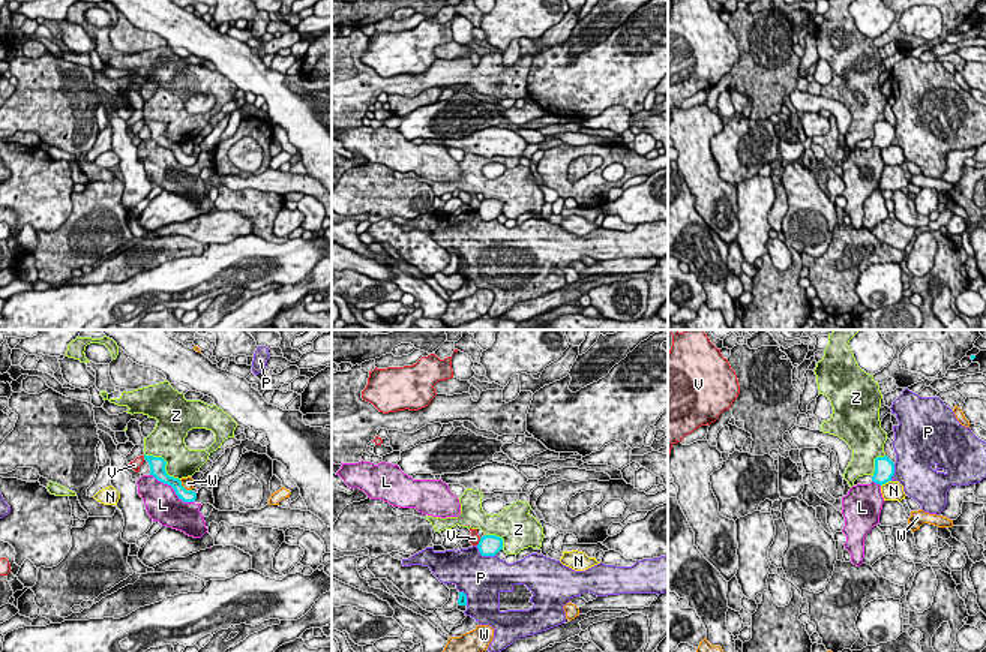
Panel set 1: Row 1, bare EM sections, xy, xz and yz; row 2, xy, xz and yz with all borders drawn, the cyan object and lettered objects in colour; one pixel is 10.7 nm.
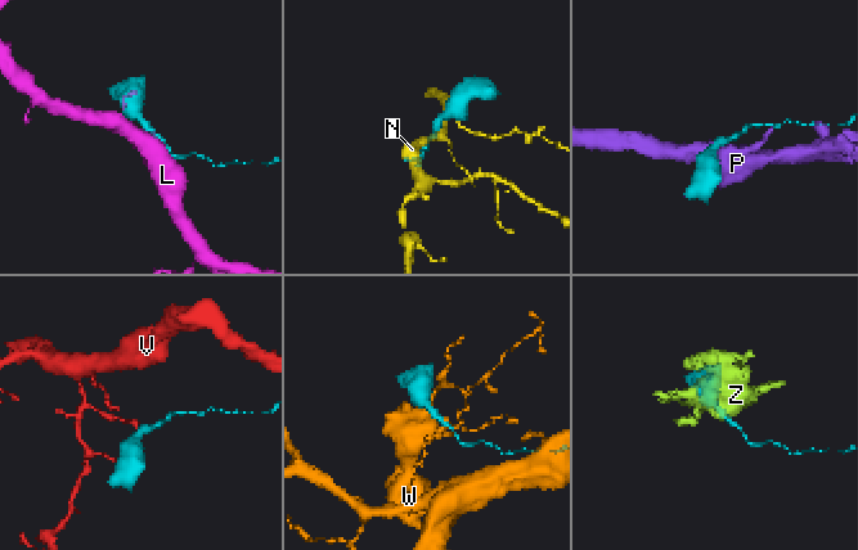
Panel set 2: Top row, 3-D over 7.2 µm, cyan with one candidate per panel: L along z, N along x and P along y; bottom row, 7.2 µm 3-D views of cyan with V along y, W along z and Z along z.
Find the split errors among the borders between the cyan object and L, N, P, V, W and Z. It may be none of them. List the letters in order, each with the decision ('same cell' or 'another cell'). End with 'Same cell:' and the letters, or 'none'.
L: another cell
N: another cell
P: another cell
V: another cell
W: another cell
Z: another cell
Same cell: none

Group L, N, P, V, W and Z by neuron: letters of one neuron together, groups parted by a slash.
L / N / P / V / W / Z

